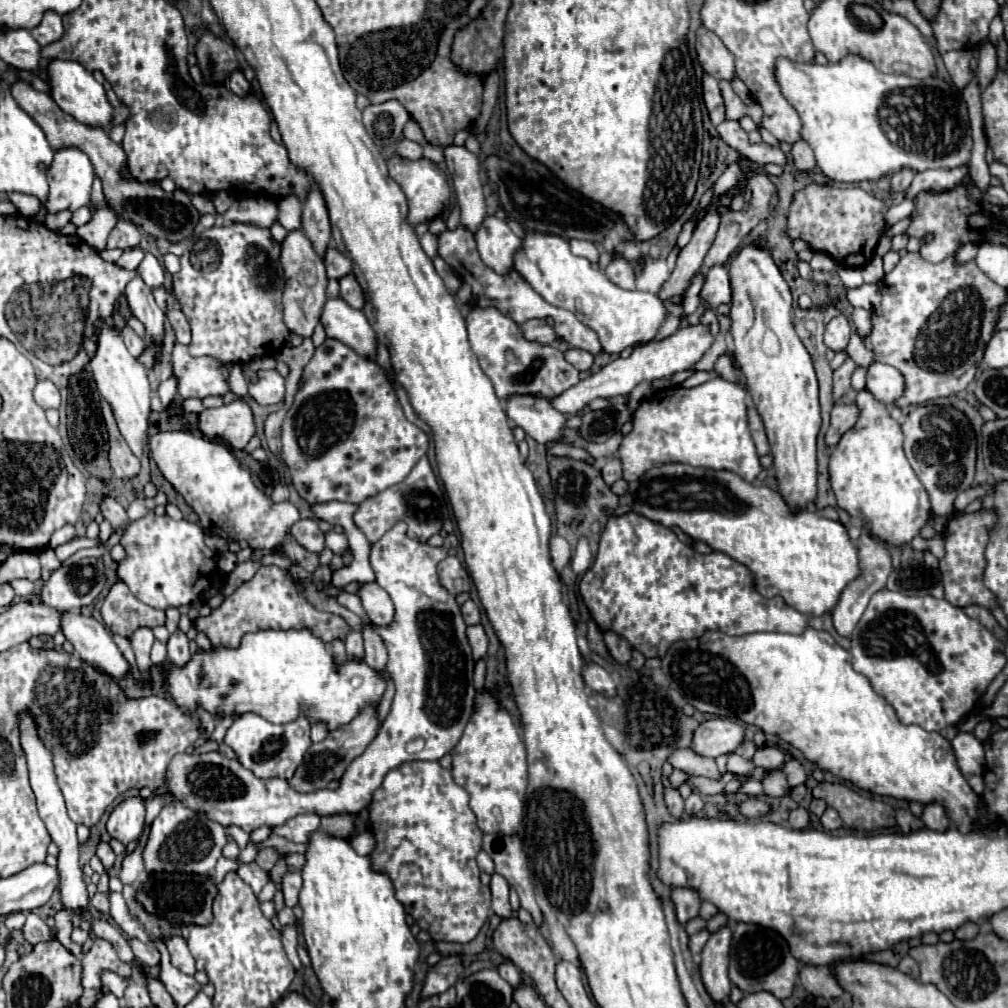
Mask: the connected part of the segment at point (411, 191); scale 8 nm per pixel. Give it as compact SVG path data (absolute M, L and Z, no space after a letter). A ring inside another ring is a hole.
M392 157L388 159L388 171L392 175L392 179L402 187L406 199L408 199L408 221L412 225L418 225L418 223L428 223L432 219L436 219L448 197L450 197L450 187L448 187L448 181L446 181L446 175L438 169L438 165L434 165L432 161L428 159L416 159L416 161L408 161L408 159L400 159L400 157Z

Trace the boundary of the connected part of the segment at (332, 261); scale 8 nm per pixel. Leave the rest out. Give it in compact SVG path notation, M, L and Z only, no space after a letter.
M328 247L328 251L326 251L324 265L326 265L328 279L342 279L344 275L352 273L352 263L348 263L348 259L344 255L340 255L340 251L336 251L332 247Z

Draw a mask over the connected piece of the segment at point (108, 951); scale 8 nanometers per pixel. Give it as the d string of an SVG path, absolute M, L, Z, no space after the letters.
M100 937L94 939L92 949L84 955L84 959L80 963L82 963L82 979L80 979L82 989L100 989L102 987L102 983L100 983L102 969L110 969L110 971L118 973L120 977L130 977L130 973L132 973L132 967L128 967L128 963L120 963L114 947Z

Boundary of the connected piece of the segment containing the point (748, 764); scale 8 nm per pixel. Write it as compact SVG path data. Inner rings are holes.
M732 753L727 762L727 771L736 775L750 775L755 765L752 760L747 760L736 753Z

